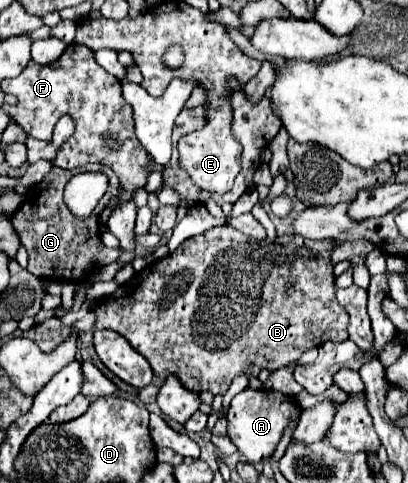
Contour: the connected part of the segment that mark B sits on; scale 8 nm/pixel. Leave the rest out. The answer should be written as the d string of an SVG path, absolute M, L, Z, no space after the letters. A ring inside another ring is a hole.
M214 226L194 238L188 238L184 240L178 250L174 254L168 254L166 258L162 260L156 260L152 264L148 264L142 272L134 274L132 280L124 286L120 286L114 294L102 298L102 302L98 306L94 306L94 314L96 314L96 322L94 322L94 330L102 330L102 328L108 328L108 330L114 330L118 334L122 334L152 366L154 370L154 380L142 388L138 392L140 400L144 404L152 404L156 400L156 394L158 394L158 388L162 386L162 382L166 380L168 374L176 374L182 384L200 394L204 390L210 390L212 394L224 394L232 382L232 378L236 374L240 374L246 366L254 364L256 366L256 372L260 368L267 369L270 372L284 366L290 366L292 362L296 362L304 350L308 348L314 348L314 346L320 346L322 342L338 342L348 339L348 323L349 315L346 310L338 304L338 300L334 298L334 264L330 260L330 254L332 254L332 248L330 242L334 242L332 238L330 240L310 240L310 238L302 238L300 234L284 234L284 236L276 236L276 240L256 240L256 238L250 238L250 236L244 236L242 232L238 230L232 230L228 226Z

